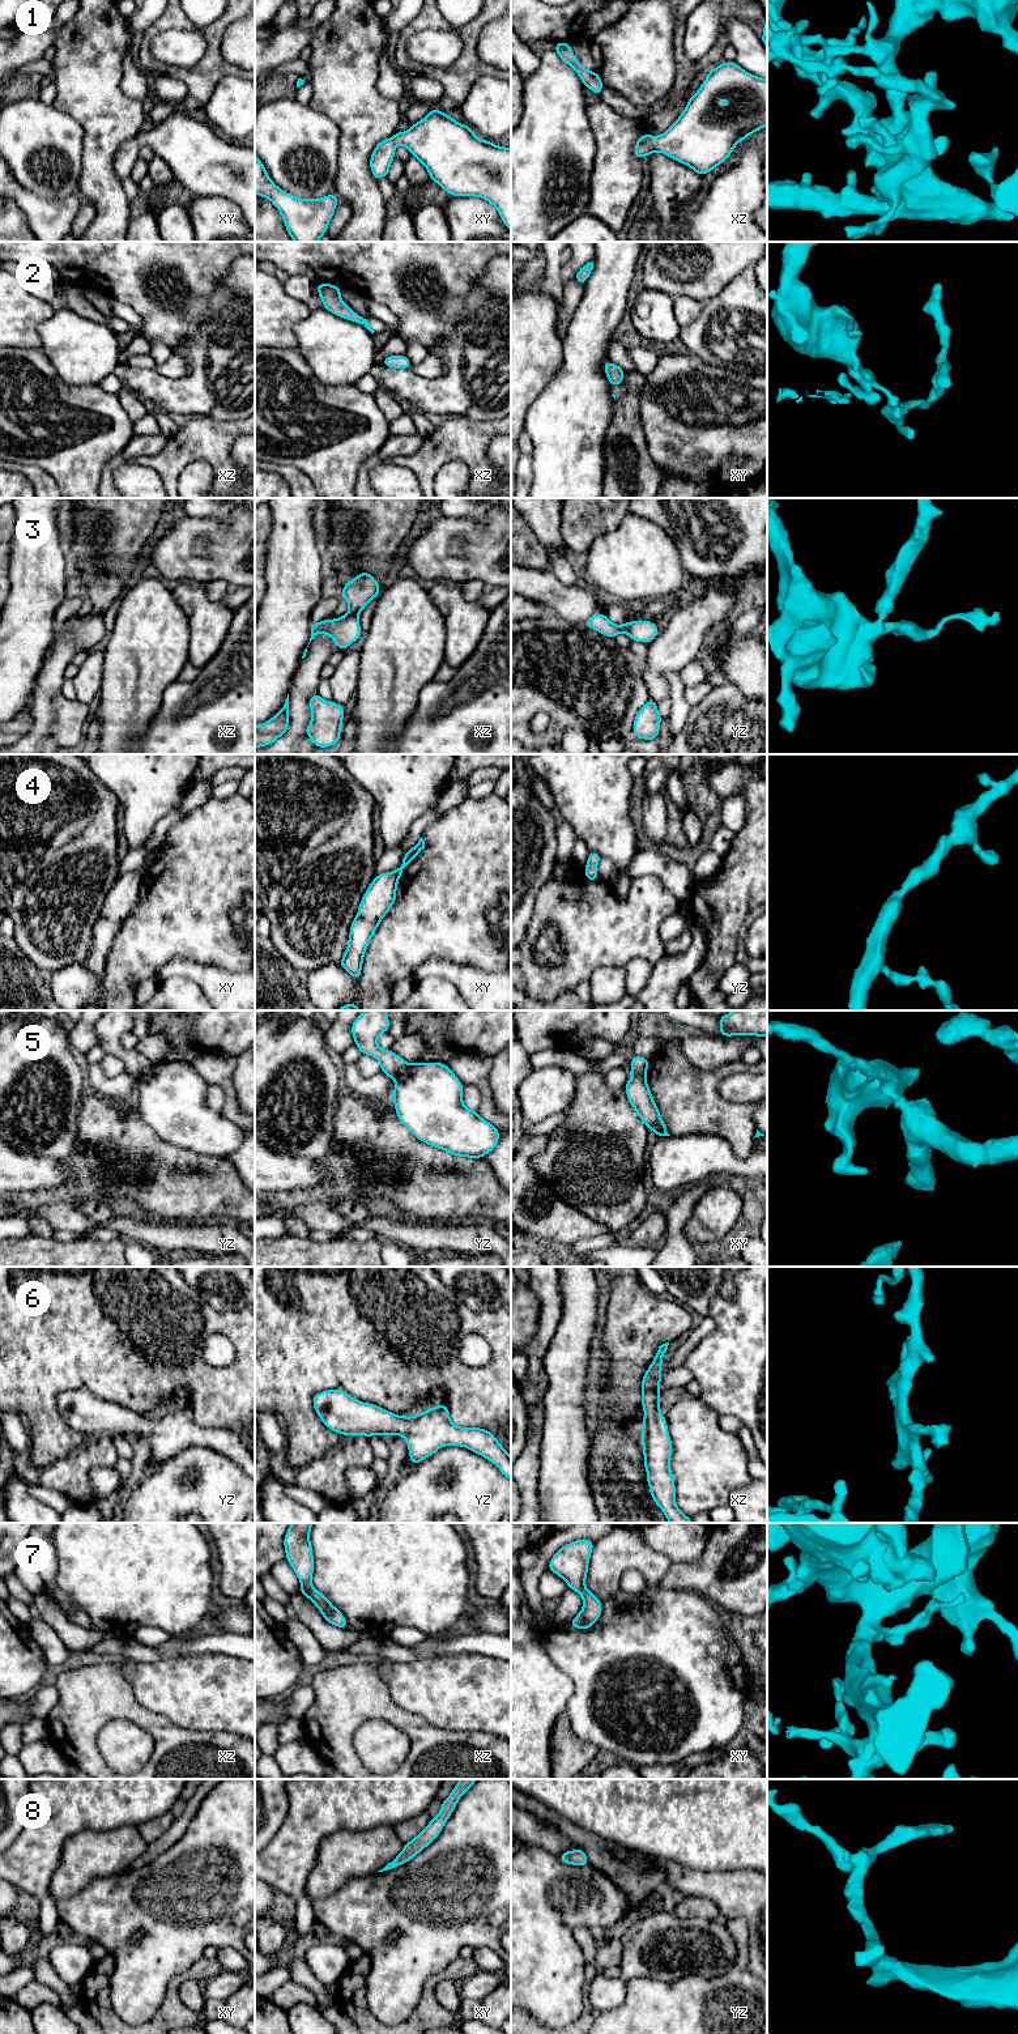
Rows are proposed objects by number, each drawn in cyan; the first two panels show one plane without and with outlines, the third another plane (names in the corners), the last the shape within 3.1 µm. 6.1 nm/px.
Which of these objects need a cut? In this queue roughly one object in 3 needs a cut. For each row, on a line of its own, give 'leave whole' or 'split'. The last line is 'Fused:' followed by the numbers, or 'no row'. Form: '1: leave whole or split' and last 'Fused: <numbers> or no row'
1: leave whole
2: leave whole
3: leave whole
4: leave whole
5: split
6: leave whole
7: leave whole
8: leave whole
Fused: 5

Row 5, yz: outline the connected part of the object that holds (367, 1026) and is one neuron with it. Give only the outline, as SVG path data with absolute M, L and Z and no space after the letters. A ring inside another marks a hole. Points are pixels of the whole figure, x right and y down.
M365 1010L353 1021L352 1034L359 1052L375 1058L382 1073L396 1080L408 1068L408 1063L391 1050L380 1048L376 1043L378 1037L388 1031L389 1026L386 1010Z

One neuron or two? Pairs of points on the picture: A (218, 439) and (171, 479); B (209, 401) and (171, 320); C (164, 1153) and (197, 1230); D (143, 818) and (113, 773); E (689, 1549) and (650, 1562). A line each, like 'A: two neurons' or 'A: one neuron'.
A: one neuron
B: two neurons
C: two neurons
D: one neuron
E: two neurons

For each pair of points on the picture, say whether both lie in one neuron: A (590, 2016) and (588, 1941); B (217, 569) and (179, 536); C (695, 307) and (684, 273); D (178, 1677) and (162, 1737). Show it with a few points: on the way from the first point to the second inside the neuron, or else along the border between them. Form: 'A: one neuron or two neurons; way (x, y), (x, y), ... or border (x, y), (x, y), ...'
A: one neuron; way (586, 1998), (590, 1960)
B: one neuron; way (205, 566), (201, 566), (183, 548)
C: two neurons; border (673, 298), (691, 297), (703, 303)
D: two neurons; border (140, 1703), (164, 1714), (182, 1727), (196, 1730)

